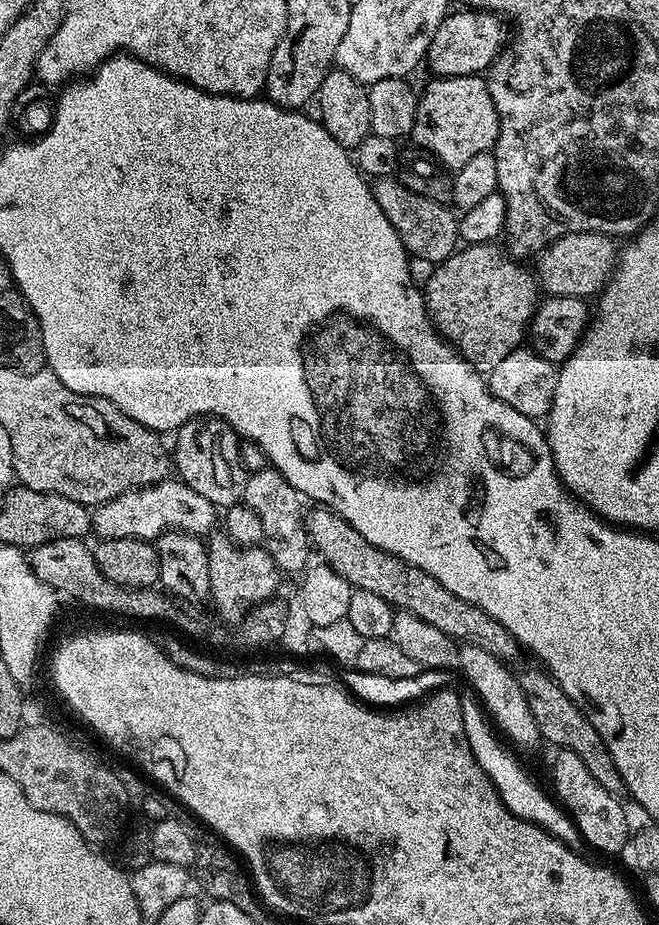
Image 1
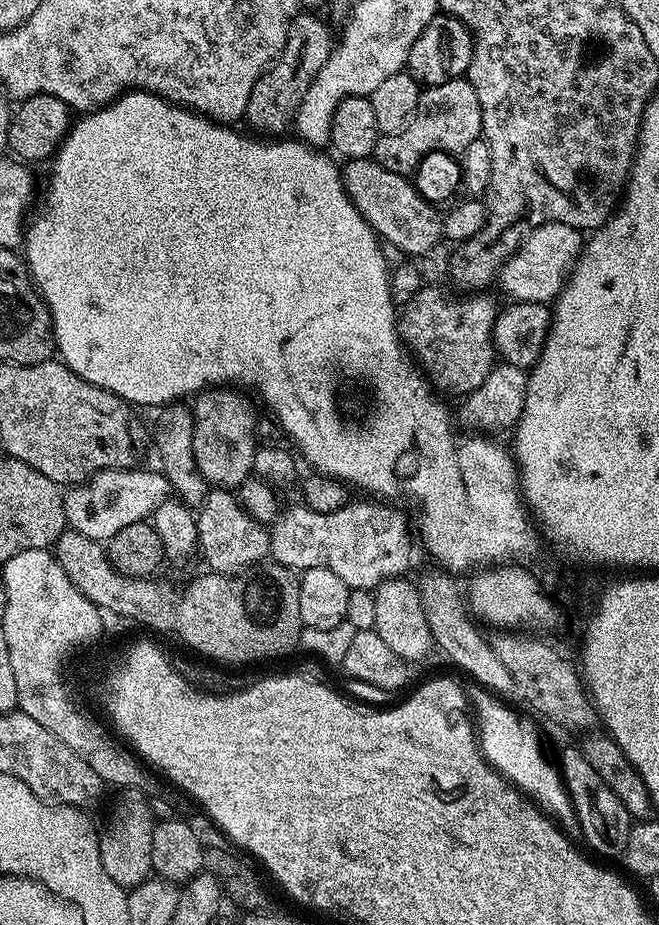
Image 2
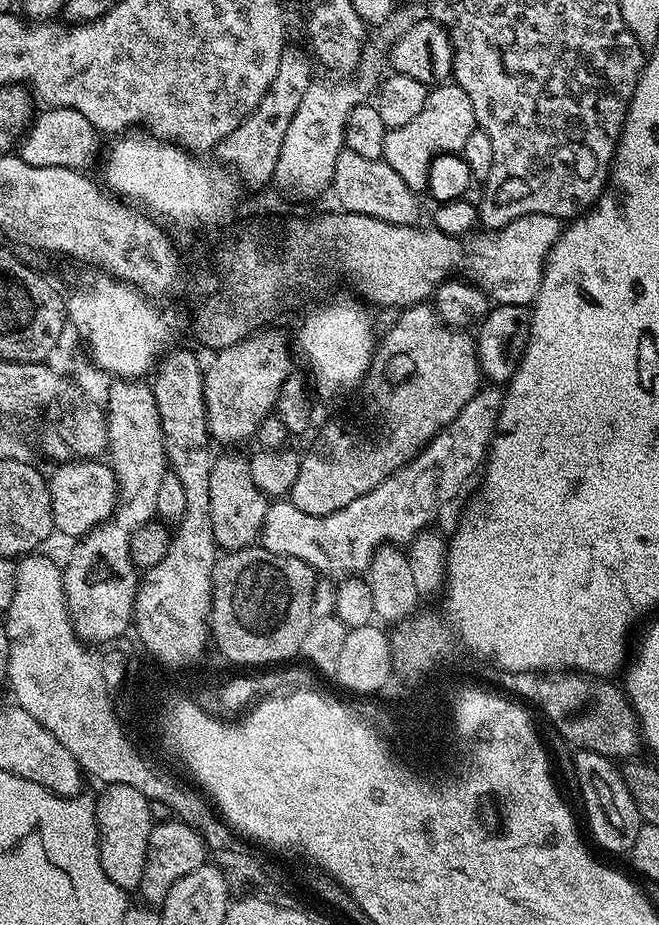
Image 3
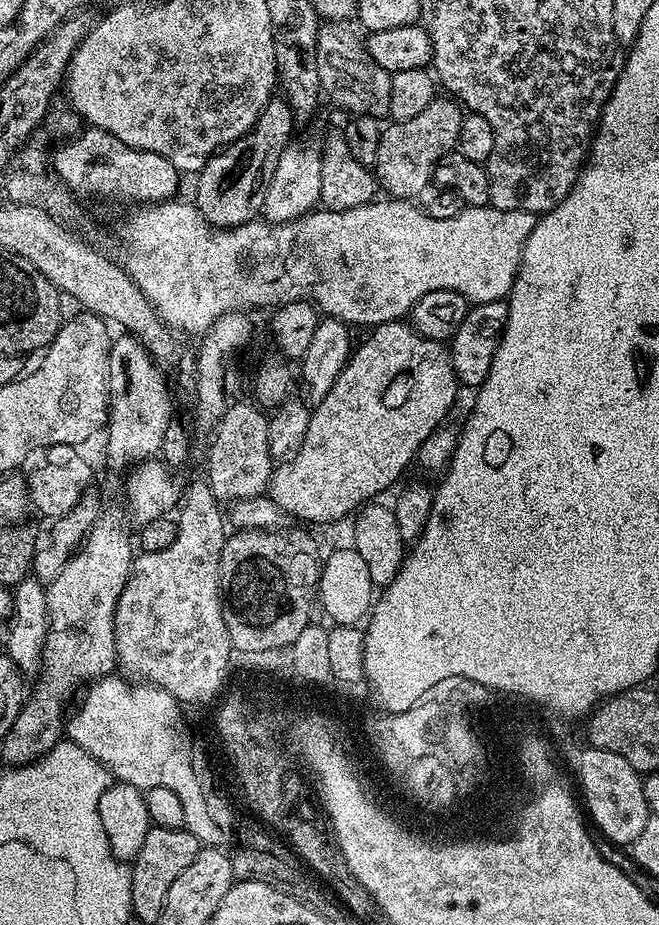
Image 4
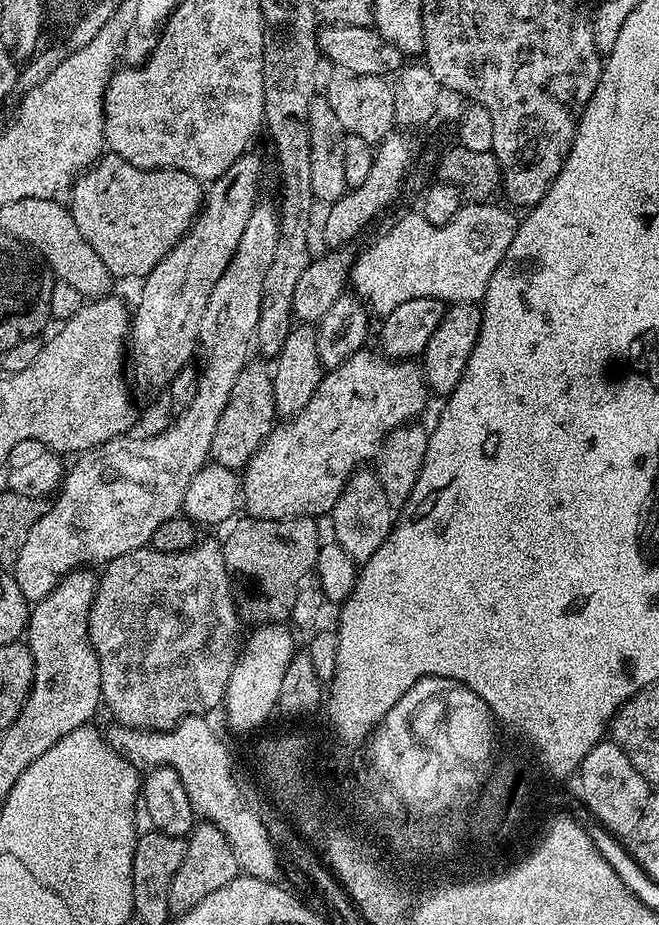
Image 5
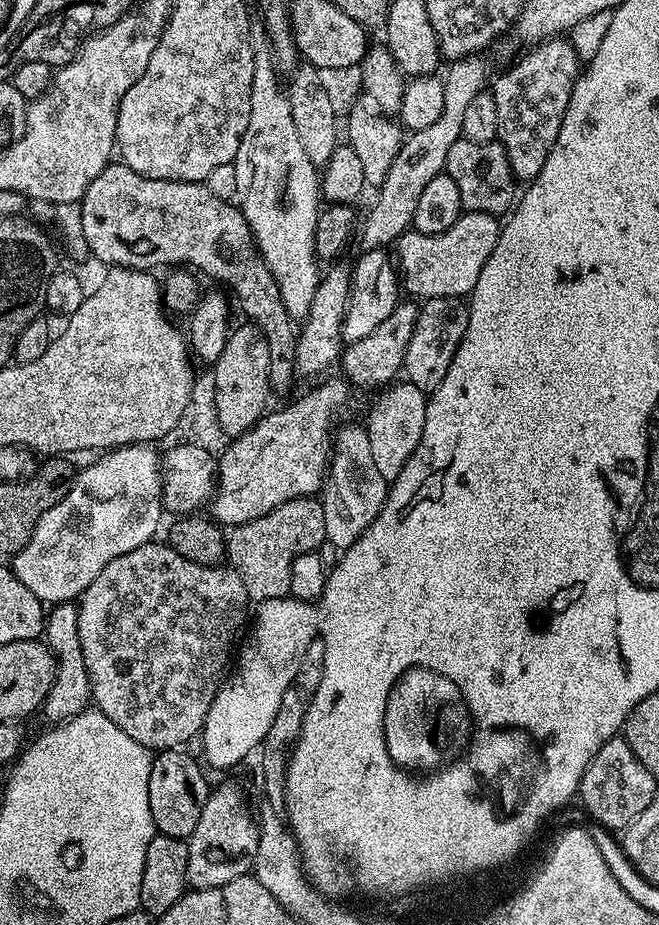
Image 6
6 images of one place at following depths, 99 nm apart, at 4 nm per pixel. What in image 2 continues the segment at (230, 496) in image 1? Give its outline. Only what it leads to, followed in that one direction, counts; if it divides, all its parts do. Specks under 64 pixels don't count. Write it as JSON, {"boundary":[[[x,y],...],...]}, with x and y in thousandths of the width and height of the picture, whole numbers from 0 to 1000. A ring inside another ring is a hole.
{"boundary":[[[329,417],[302,425],[290,438],[297,503],[317,524],[331,528],[363,529],[366,521],[384,514],[382,501],[392,483],[388,445],[369,426],[346,417]]]}

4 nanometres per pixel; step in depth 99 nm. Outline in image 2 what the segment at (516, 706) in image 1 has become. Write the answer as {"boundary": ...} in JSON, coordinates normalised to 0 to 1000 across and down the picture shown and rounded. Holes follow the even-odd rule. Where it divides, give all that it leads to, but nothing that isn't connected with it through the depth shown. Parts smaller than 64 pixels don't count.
{"boundary":[[[678,616],[662,617],[668,618],[649,618],[634,627],[640,655],[646,659],[646,672],[653,672],[660,699],[666,704],[669,701],[701,725],[712,726],[721,738],[754,750],[781,749],[783,739],[774,733],[774,724],[768,724],[756,707],[750,707],[742,689],[733,688],[722,680],[724,671],[713,665],[706,645],[704,649],[698,645],[698,636],[692,632],[693,624]]]}

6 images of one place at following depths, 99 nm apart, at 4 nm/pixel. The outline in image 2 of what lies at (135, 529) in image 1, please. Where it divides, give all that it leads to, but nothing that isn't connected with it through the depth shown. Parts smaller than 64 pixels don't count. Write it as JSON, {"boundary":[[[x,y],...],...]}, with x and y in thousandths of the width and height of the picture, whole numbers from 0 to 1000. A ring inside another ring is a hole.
{"boundary":[[[212,504],[199,506],[168,506],[159,510],[152,510],[146,515],[138,515],[129,523],[117,523],[105,526],[97,532],[97,550],[103,561],[103,571],[118,577],[131,577],[131,582],[143,582],[147,586],[162,586],[179,577],[179,573],[187,573],[190,569],[203,569],[203,564],[225,562],[231,560],[240,547],[252,543],[263,535],[261,523],[255,520],[247,509],[217,510]]]}

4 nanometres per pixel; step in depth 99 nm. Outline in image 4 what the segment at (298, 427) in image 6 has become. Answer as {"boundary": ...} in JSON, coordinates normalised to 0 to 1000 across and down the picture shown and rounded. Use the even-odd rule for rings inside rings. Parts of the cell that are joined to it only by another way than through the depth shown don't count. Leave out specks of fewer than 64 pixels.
{"boundary":[[[612,345],[593,346],[584,350],[572,350],[563,356],[564,359],[552,369],[536,375],[534,384],[528,386],[528,394],[513,404],[501,426],[489,430],[473,442],[467,452],[467,464],[458,474],[458,478],[449,483],[442,493],[426,496],[413,507],[413,515],[407,518],[405,535],[423,547],[432,559],[449,562],[463,562],[467,566],[498,566],[502,562],[516,562],[520,558],[533,559],[548,547],[560,544],[575,532],[583,532],[613,509],[619,501],[630,498],[637,492],[637,483],[653,474],[659,464],[669,462],[680,450],[680,444],[692,437],[692,419],[695,412],[686,399],[686,387],[681,377],[669,369],[646,365],[640,360],[631,358],[624,349]]]}

